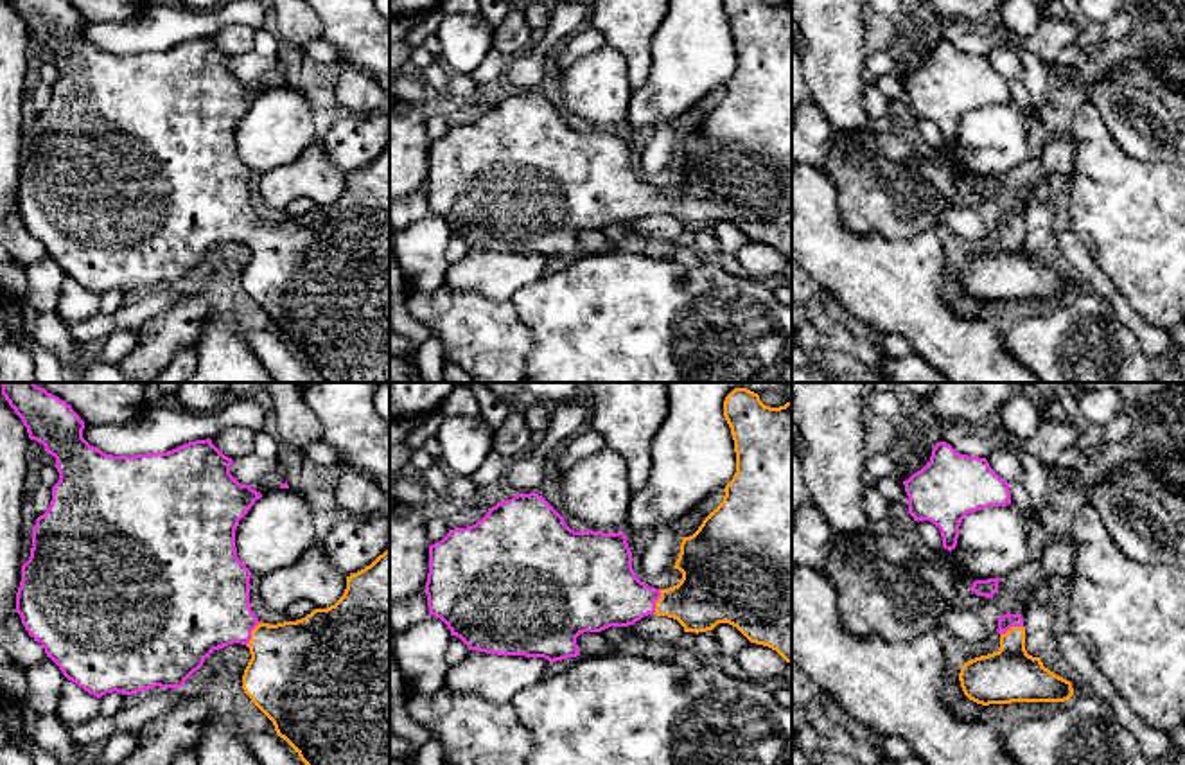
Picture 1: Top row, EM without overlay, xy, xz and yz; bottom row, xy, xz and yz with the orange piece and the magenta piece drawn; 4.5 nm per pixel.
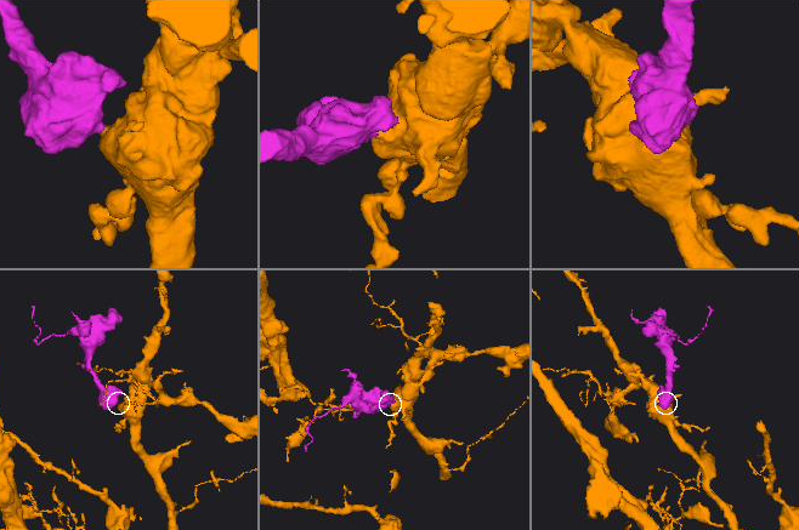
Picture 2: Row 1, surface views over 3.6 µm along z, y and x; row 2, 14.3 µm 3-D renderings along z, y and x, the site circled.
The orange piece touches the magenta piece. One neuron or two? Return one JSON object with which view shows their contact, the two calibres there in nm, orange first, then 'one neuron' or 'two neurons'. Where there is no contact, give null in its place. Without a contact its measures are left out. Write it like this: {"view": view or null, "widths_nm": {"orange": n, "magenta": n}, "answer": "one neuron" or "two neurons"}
{"view": "xz", "widths_nm": {"orange": 280, "magenta": 320}, "answer": "one neuron"}

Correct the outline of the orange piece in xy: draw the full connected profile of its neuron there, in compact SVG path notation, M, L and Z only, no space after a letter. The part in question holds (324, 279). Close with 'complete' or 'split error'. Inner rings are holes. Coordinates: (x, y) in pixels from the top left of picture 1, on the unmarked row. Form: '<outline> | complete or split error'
M9 0L27 25L29 36L45 43L56 56L59 79L52 84L48 108L36 117L32 126L32 145L29 158L22 163L22 180L16 190L16 210L29 233L32 233L63 273L90 293L101 296L106 291L133 293L151 286L181 286L198 269L205 257L223 244L241 241L250 246L251 257L242 273L242 287L251 300L273 320L300 357L312 366L323 382L390 382L390 145L364 167L347 174L343 194L327 207L314 207L302 217L276 223L262 221L250 203L251 169L239 158L235 128L260 90L251 83L241 83L230 72L232 56L224 54L210 36L183 41L167 50L147 50L136 54L113 54L90 43L83 36L84 20L66 0Z | split error

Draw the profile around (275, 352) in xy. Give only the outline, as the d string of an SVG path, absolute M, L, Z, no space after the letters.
M246 330L246 341L276 382L318 382L298 350L276 330Z

